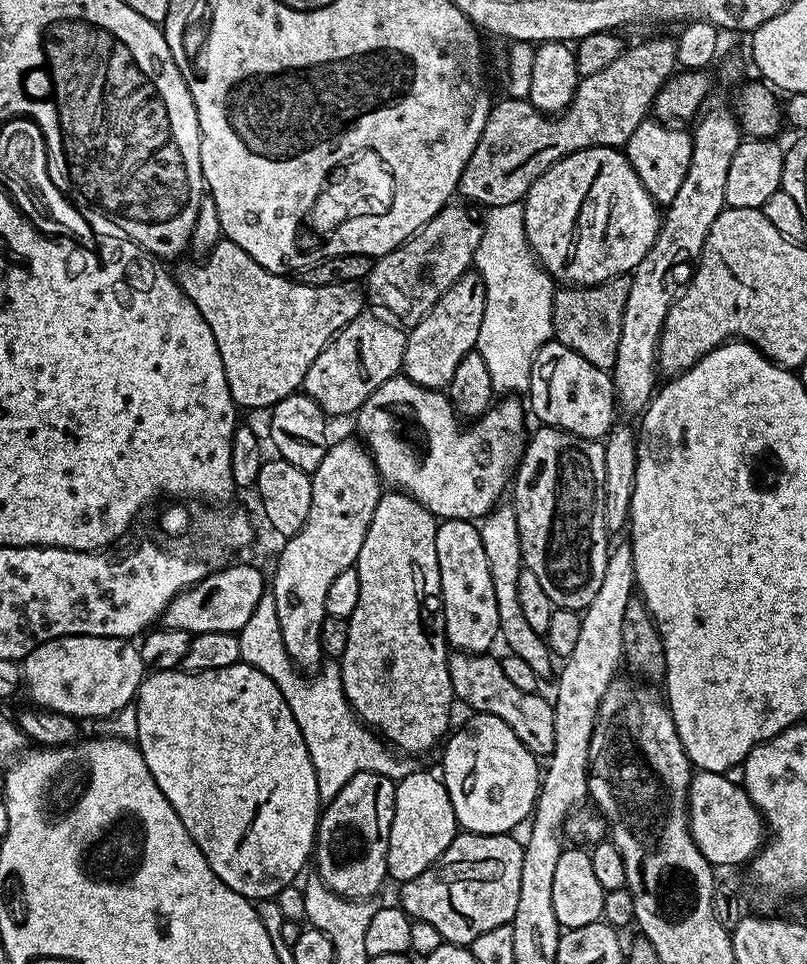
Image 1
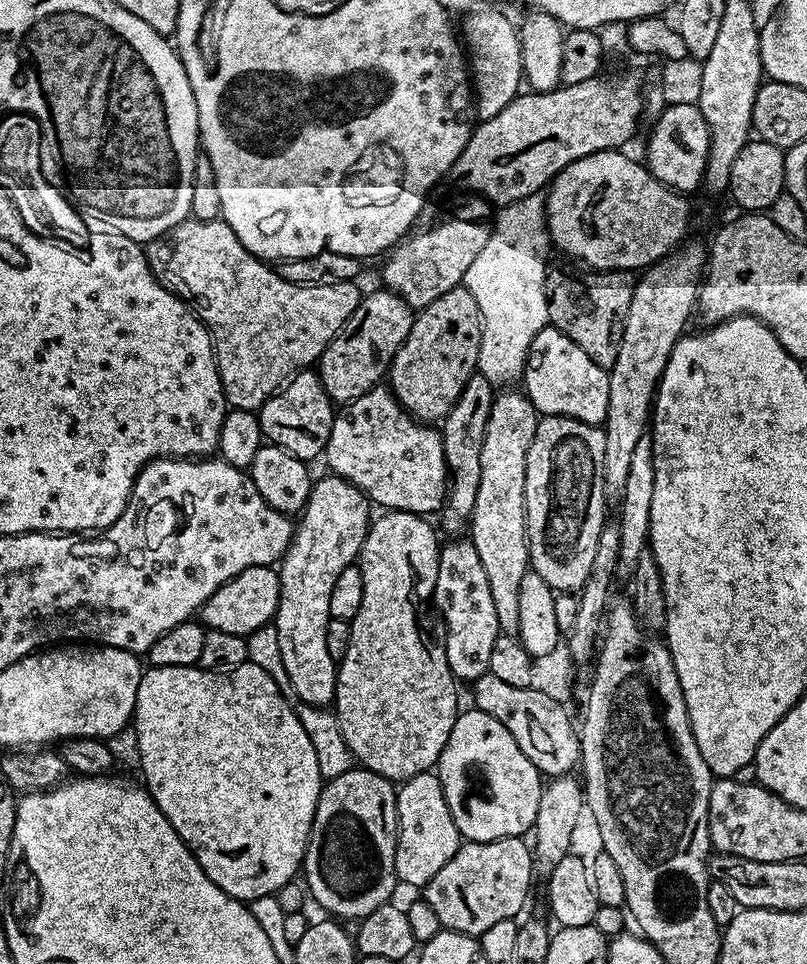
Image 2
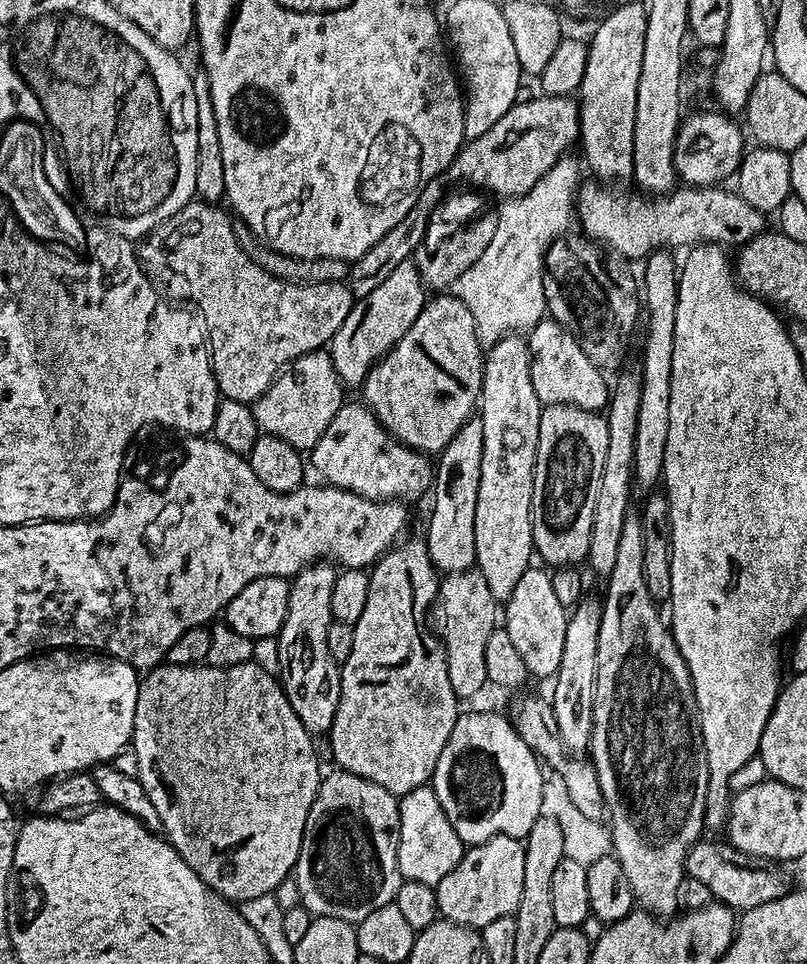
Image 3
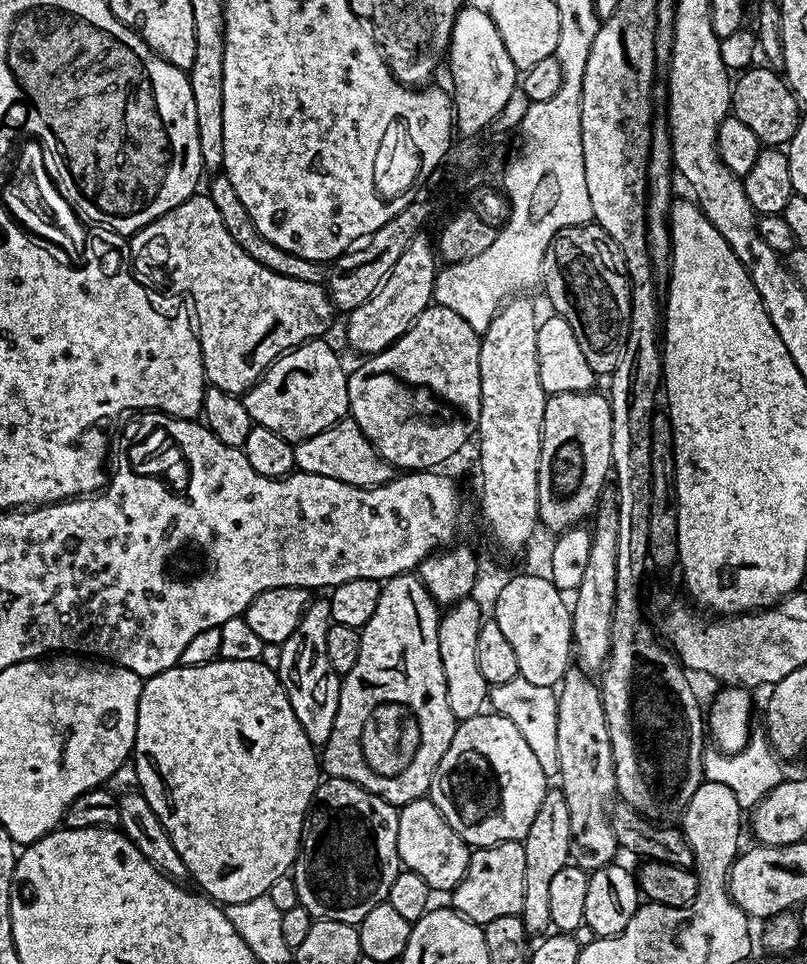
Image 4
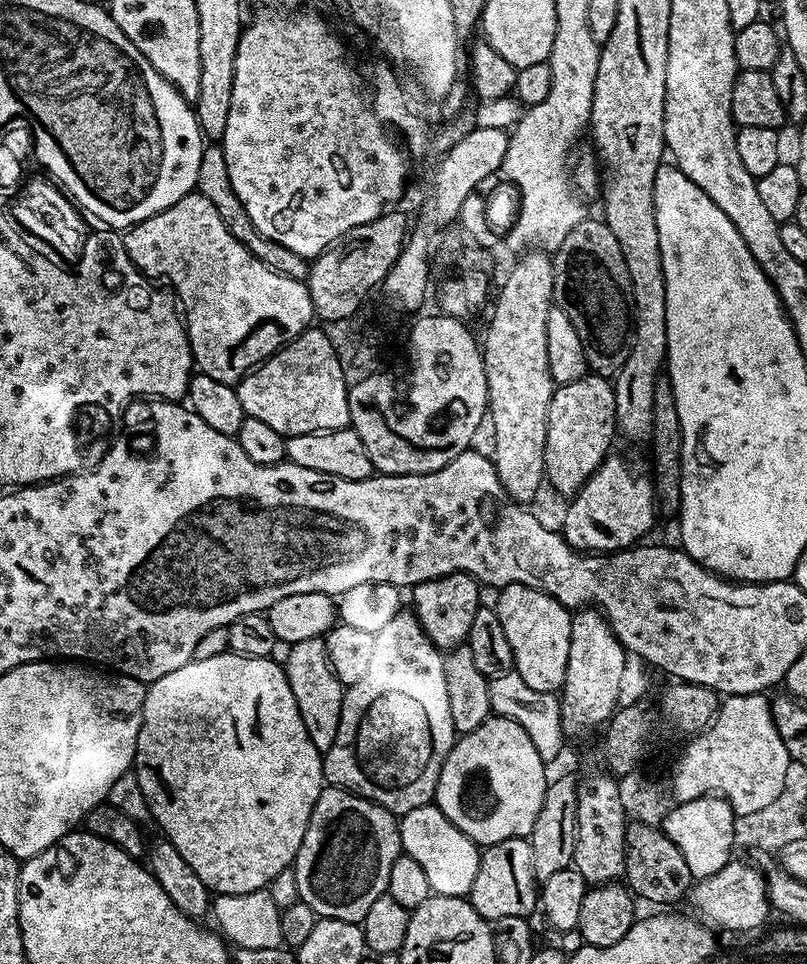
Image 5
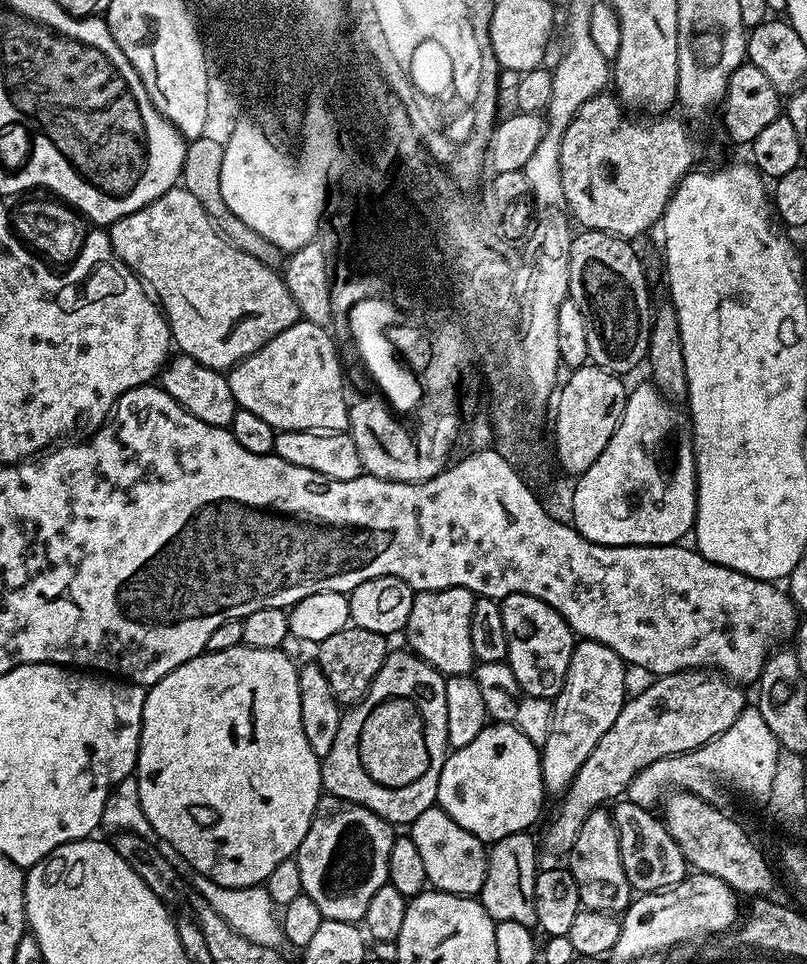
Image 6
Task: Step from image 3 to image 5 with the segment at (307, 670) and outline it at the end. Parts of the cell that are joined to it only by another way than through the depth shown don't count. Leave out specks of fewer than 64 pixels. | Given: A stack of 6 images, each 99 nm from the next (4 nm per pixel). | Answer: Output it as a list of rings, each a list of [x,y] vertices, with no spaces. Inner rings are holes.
[[[315,636],[306,642],[292,645],[283,670],[290,682],[290,690],[294,690],[294,702],[298,702],[298,714],[302,714],[302,722],[306,722],[306,734],[310,734],[310,742],[314,742],[321,754],[328,752],[330,746],[334,746],[334,734],[338,734],[338,718],[342,714],[345,685],[341,684],[328,665],[323,639]]]

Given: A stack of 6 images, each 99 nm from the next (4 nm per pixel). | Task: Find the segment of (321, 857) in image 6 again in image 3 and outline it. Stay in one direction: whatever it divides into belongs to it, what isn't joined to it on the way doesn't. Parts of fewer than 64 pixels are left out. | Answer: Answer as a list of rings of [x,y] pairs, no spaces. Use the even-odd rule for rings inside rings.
[[[332,770],[318,786],[318,794],[310,806],[302,834],[302,846],[294,862],[294,879],[298,882],[300,903],[313,917],[342,918],[353,926],[366,914],[374,914],[382,906],[395,901],[402,883],[398,870],[398,842],[400,841],[400,801],[390,790],[358,778],[358,774]]]

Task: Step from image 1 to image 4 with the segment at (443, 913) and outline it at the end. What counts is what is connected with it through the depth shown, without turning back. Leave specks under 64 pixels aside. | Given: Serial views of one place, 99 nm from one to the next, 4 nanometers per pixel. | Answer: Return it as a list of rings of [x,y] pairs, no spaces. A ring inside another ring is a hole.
[[[507,840],[489,848],[477,848],[468,857],[466,874],[450,893],[451,907],[481,926],[494,918],[518,916],[524,911],[522,890],[526,890],[526,850],[519,840]]]

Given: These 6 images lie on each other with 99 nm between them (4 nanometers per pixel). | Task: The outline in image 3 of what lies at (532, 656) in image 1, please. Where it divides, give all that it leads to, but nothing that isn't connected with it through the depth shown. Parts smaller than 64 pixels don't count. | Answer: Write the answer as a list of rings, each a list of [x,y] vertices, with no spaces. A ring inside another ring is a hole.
[[[520,334],[503,336],[484,356],[484,381],[478,401],[478,419],[482,422],[482,482],[478,482],[478,510],[474,510],[474,550],[475,567],[482,578],[486,578],[486,586],[490,586],[490,594],[494,594],[497,602],[507,602],[510,594],[514,594],[514,586],[518,586],[522,574],[526,574],[534,560],[532,483],[542,405],[538,394],[534,394],[531,365],[527,339]]]

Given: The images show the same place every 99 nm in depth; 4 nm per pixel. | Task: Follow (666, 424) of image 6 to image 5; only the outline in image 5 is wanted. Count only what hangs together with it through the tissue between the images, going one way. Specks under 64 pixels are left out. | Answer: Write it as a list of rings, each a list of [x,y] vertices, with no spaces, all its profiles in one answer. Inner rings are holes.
[[[612,454],[602,461],[599,470],[571,497],[565,510],[562,535],[564,541],[578,552],[611,554],[643,541],[643,536],[655,526],[656,516],[658,501],[653,481],[631,472],[626,461]]]

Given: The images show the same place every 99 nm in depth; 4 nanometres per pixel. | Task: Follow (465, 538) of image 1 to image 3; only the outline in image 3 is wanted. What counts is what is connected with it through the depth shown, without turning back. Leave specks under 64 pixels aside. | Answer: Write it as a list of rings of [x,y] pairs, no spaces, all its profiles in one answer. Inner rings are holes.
[[[478,570],[447,573],[438,584],[438,604],[444,607],[442,643],[448,659],[450,686],[458,698],[476,696],[488,684],[486,641],[498,627],[498,602]]]

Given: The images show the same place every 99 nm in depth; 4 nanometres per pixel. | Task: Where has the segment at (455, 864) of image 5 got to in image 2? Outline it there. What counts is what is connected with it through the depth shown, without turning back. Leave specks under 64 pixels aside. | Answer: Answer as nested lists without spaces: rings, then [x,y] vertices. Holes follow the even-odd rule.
[[[429,770],[410,777],[399,785],[396,793],[396,857],[394,866],[396,867],[396,879],[401,885],[413,884],[416,890],[423,889],[425,884],[454,858],[454,854],[460,849],[462,837],[458,826],[454,826],[454,818],[450,814],[450,806],[446,806],[446,794],[442,790],[442,782],[435,771]]]

